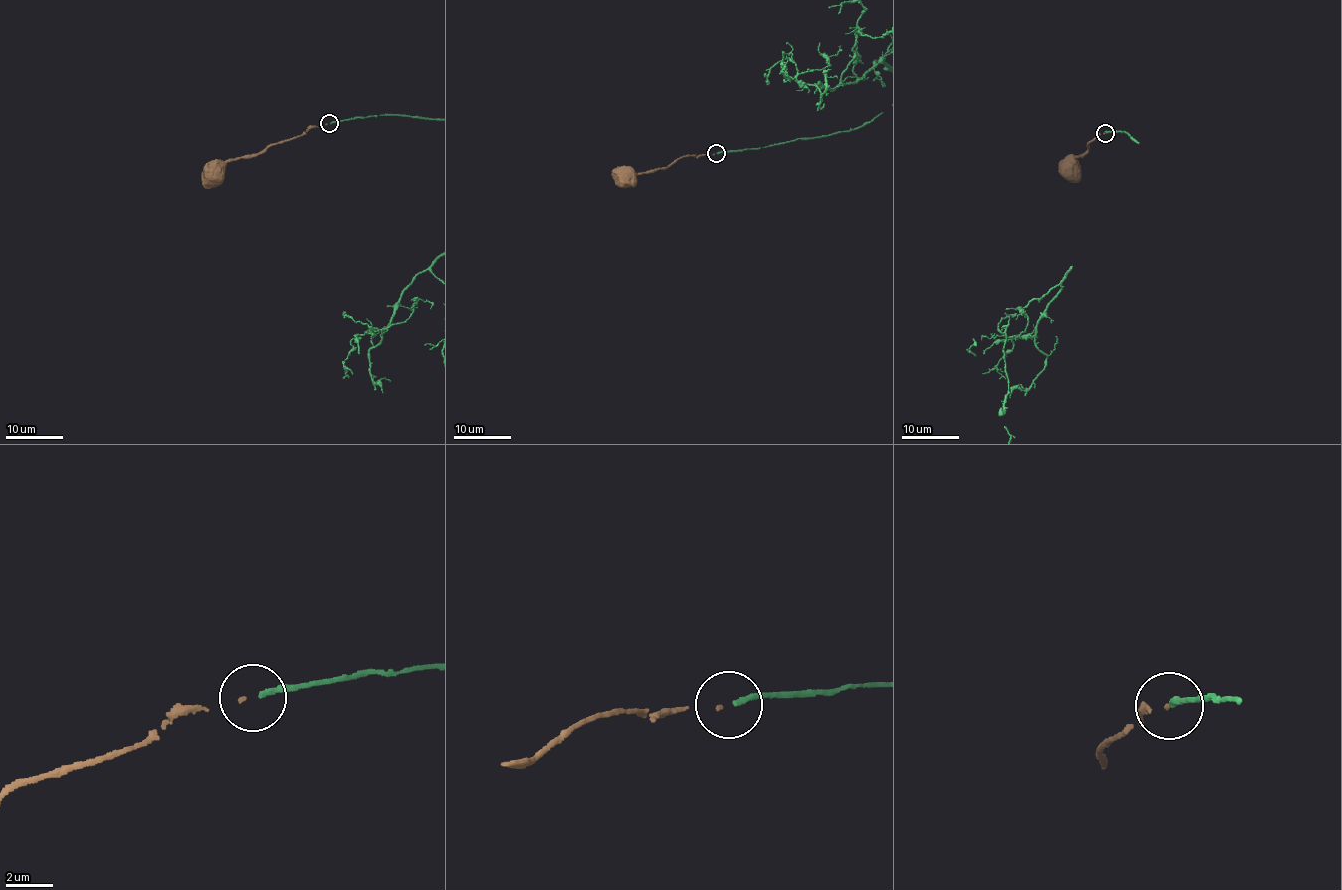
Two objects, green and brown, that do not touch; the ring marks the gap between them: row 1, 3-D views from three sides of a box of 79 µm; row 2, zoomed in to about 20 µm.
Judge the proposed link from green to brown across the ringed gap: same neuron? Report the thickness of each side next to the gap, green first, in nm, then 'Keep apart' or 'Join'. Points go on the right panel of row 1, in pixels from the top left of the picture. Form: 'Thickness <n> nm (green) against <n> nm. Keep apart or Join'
Thickness 220 nm (green) against 110 nm. Join

